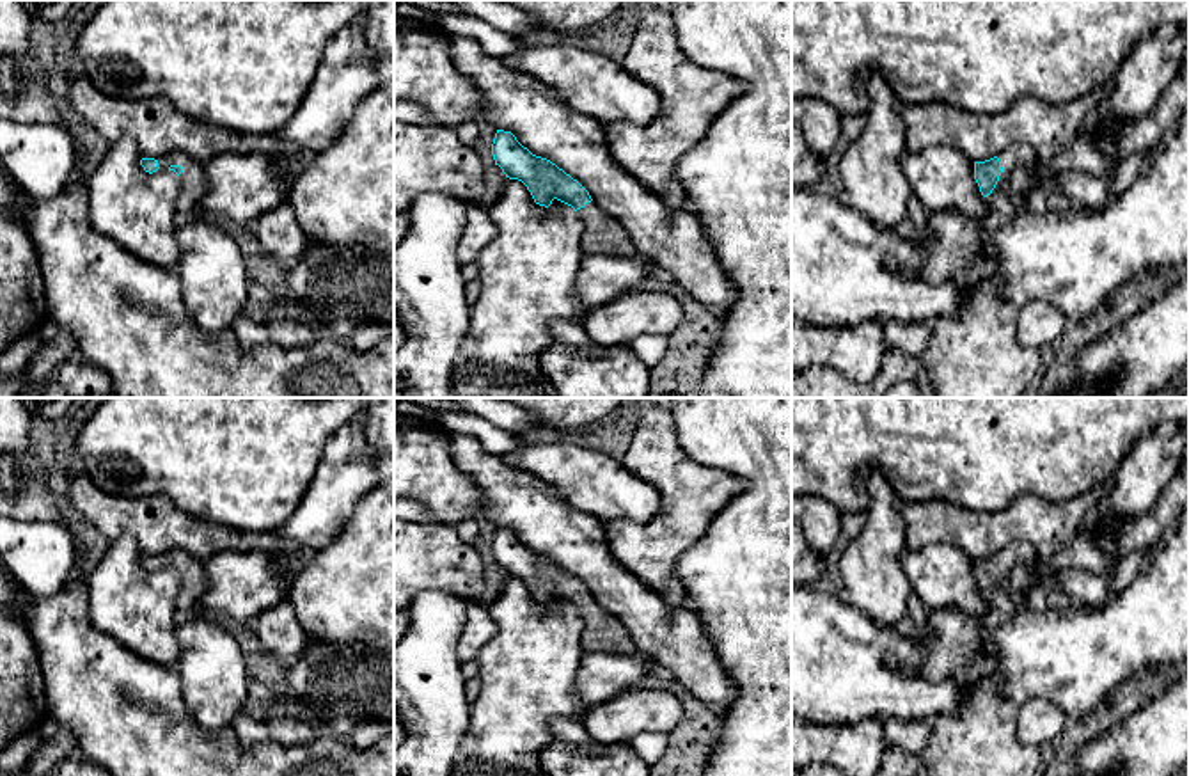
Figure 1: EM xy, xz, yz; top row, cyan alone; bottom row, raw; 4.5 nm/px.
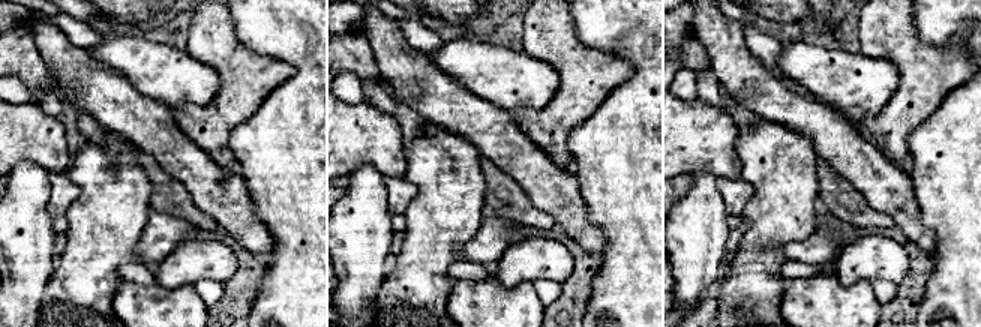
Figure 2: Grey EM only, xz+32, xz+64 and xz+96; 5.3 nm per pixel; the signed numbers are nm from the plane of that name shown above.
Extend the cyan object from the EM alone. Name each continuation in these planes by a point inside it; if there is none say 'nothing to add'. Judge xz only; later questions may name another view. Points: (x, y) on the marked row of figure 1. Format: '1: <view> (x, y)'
1: xz (602, 235)

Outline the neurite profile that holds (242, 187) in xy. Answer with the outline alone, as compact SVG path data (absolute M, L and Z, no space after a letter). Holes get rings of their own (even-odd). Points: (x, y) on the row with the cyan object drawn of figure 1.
M217 154L204 165L208 192L199 202L204 217L220 215L250 227L287 201L291 178L263 154Z

